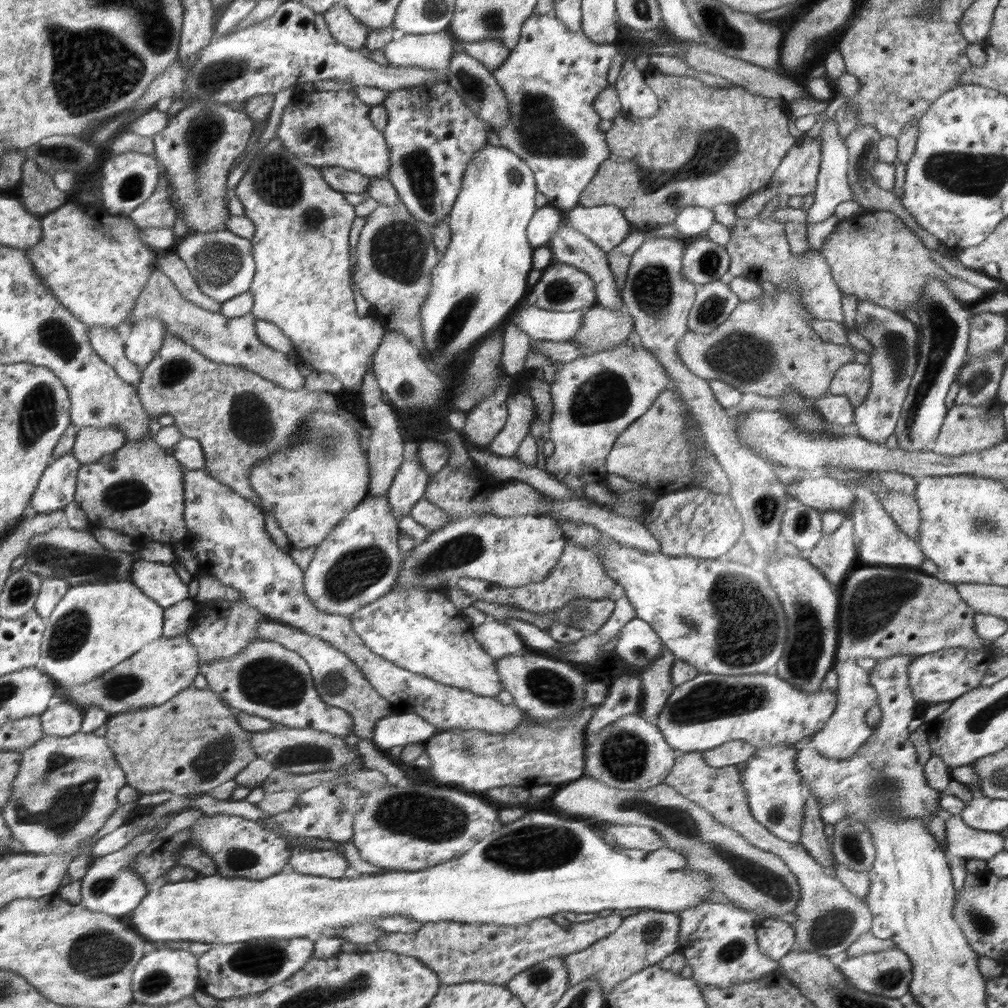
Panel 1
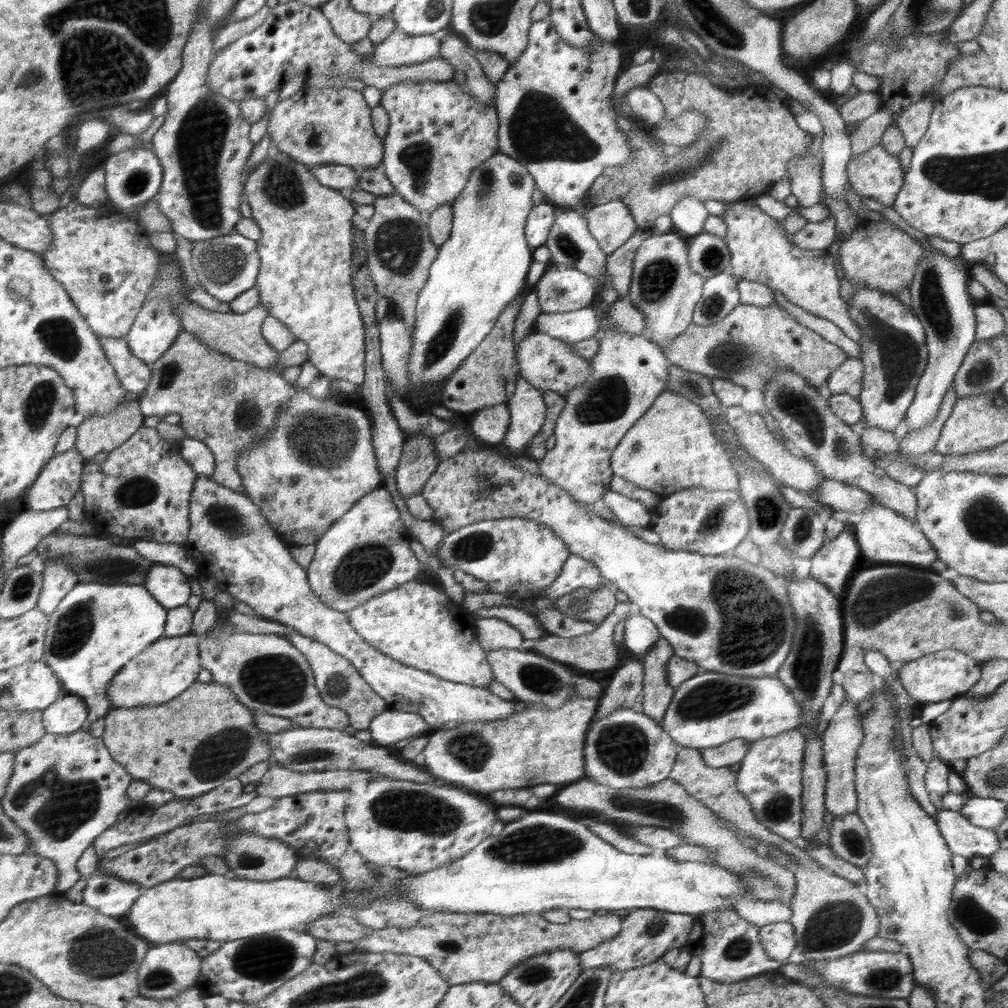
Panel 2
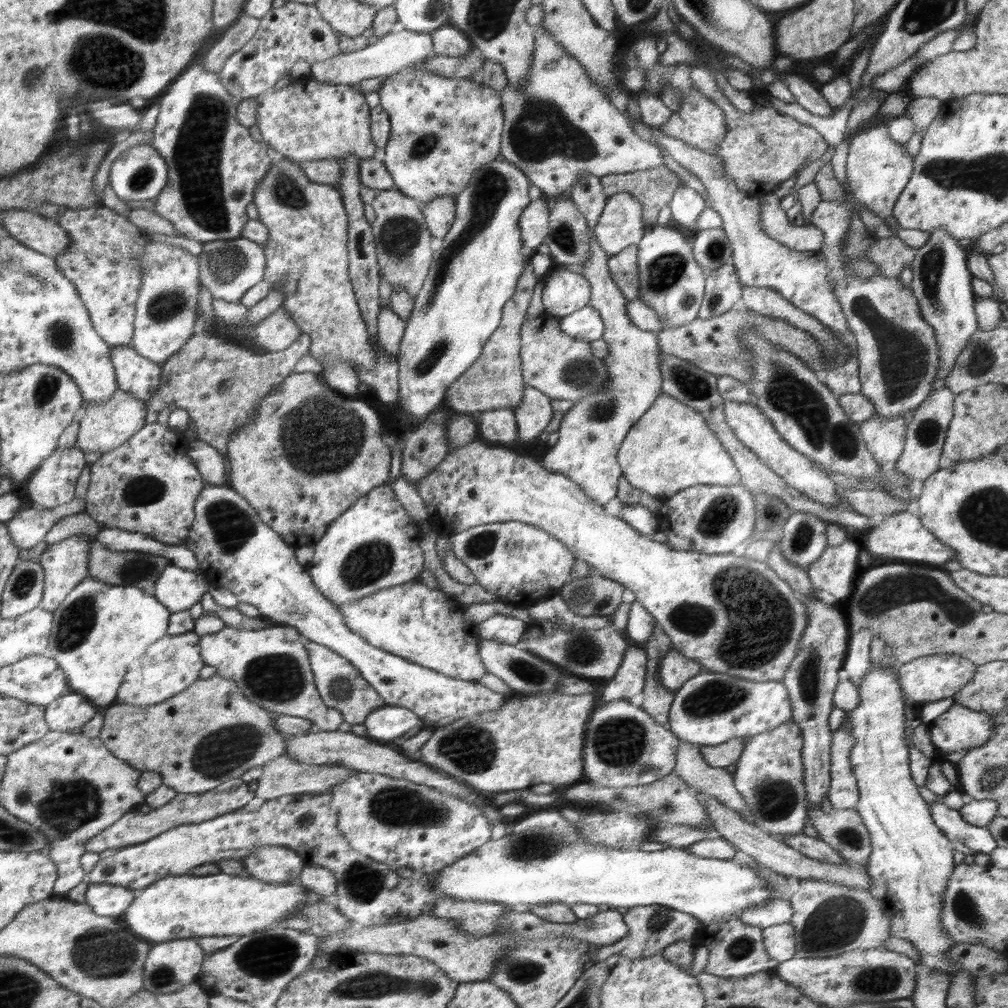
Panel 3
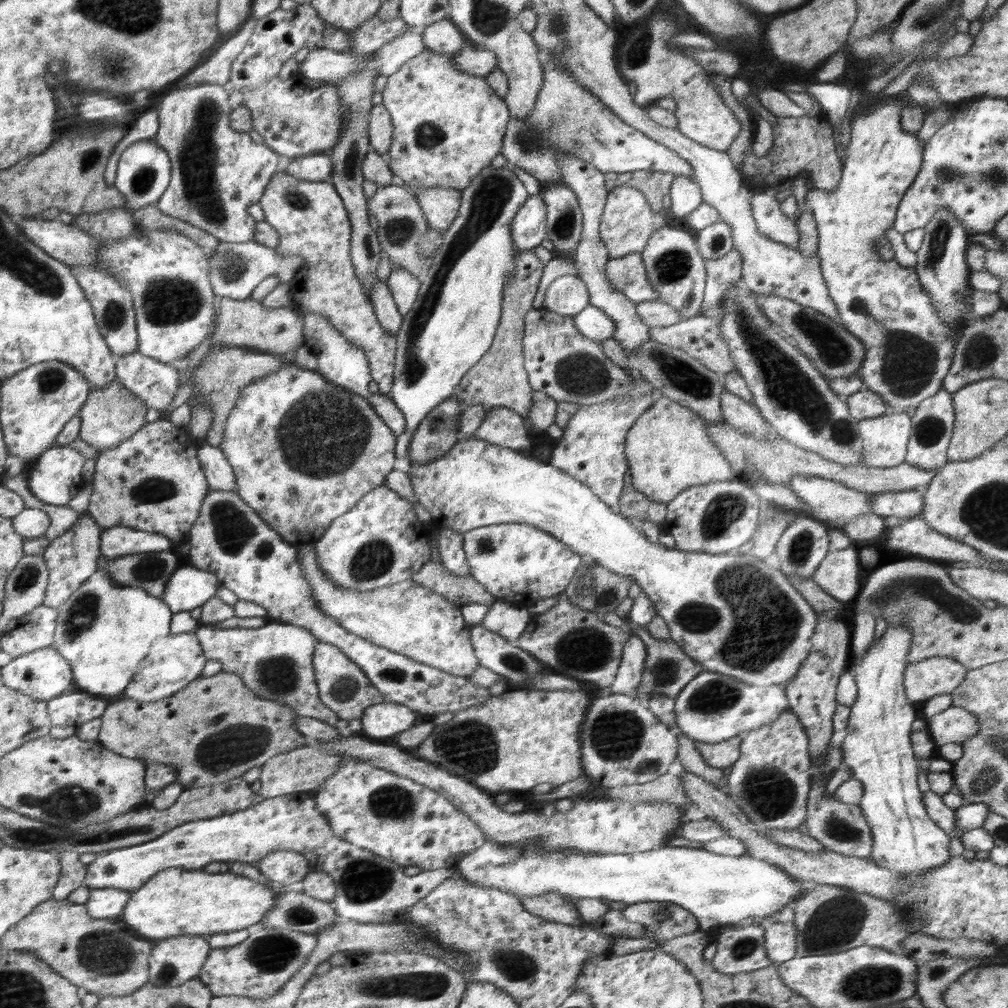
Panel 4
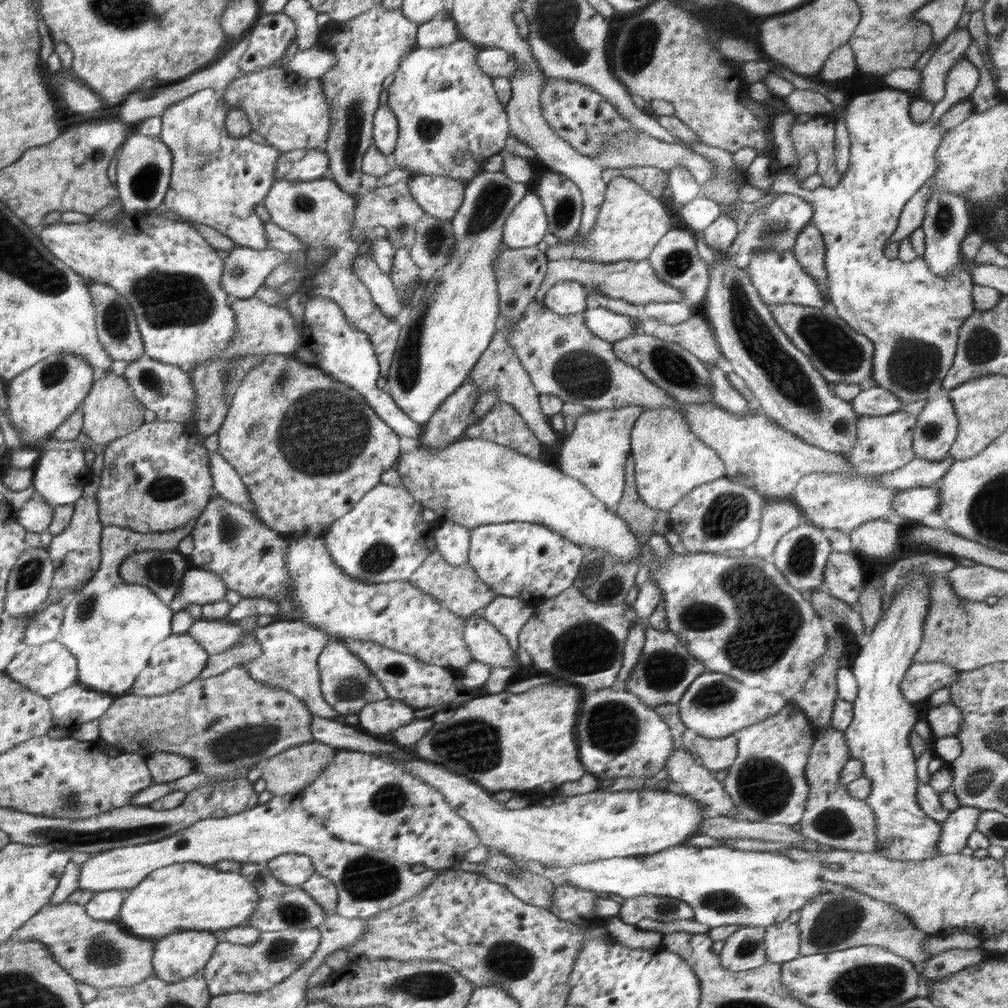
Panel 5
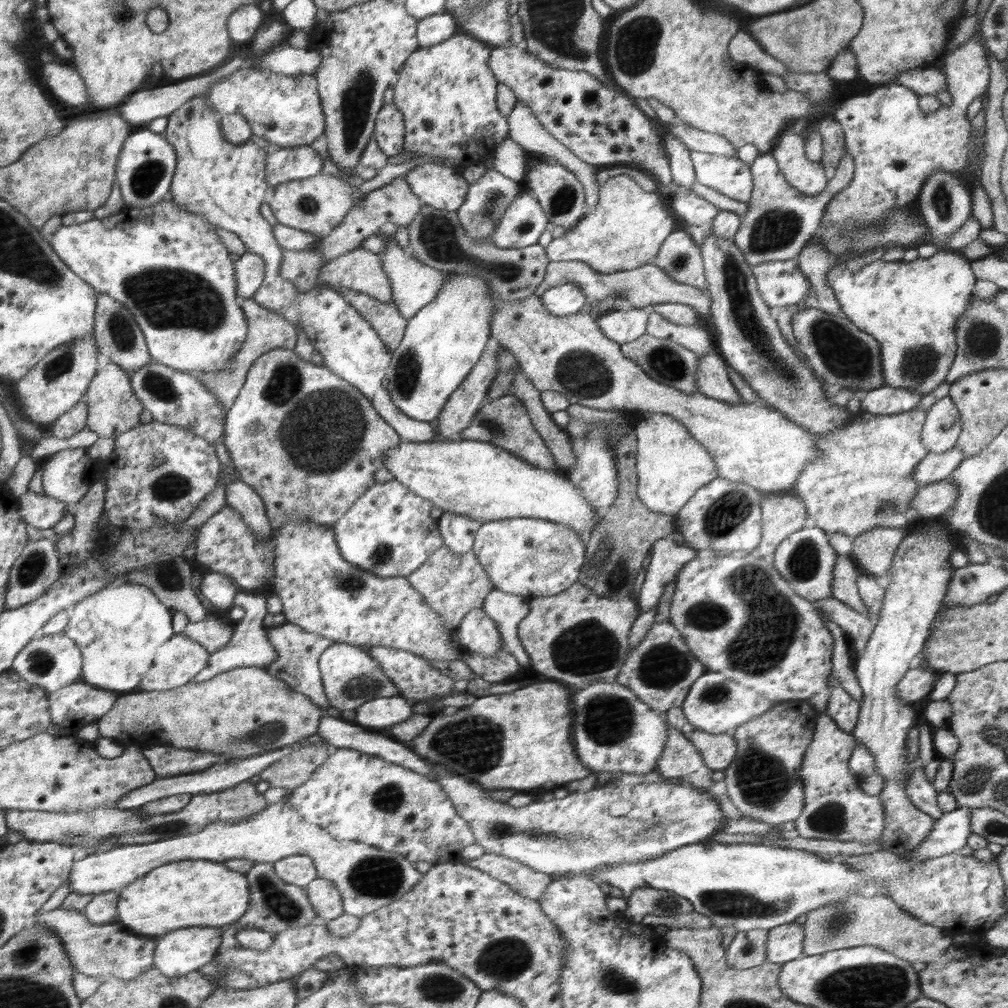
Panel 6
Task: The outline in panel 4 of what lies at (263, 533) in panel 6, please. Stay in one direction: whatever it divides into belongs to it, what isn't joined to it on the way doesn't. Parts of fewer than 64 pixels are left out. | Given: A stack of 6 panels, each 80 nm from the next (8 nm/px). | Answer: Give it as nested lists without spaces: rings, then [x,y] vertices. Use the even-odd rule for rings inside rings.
[[[202,442],[198,450],[210,490],[237,492],[236,477],[232,465],[220,447]]]

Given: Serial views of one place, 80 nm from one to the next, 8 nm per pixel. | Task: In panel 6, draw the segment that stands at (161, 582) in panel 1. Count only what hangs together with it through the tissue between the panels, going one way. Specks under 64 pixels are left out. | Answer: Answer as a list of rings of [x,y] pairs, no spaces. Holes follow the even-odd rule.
[[[204,571],[200,584],[200,594],[207,598],[213,605],[219,608],[231,608],[238,596],[240,588],[235,585],[227,574]]]

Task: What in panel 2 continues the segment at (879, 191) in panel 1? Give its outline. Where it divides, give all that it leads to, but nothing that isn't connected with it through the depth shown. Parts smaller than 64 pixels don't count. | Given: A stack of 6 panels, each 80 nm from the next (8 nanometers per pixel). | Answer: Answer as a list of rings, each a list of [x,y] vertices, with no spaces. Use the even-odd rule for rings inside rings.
[[[883,108],[864,119],[849,135],[851,154],[857,156],[881,142],[882,135],[890,126],[892,119],[891,112],[887,112]]]

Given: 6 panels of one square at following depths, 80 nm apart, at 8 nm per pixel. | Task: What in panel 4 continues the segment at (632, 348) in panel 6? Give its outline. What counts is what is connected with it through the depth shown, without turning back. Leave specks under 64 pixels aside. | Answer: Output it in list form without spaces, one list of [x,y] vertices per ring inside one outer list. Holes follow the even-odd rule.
[[[650,337],[647,342],[641,344],[637,352],[627,352],[613,338],[601,340],[599,343],[604,356],[608,357],[616,365],[629,369],[632,373],[641,375],[644,379],[648,379],[657,390],[658,395],[664,395],[675,400],[680,406],[693,410],[709,424],[723,422],[721,391],[723,390],[726,373],[709,370],[686,351],[666,346]]]

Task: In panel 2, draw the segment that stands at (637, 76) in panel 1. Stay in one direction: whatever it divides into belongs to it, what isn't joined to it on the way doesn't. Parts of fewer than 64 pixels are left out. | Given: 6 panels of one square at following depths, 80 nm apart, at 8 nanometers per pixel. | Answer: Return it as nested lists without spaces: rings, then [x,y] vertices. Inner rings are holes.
[[[647,85],[630,87],[624,95],[623,102],[646,124],[654,125],[662,120],[665,108],[661,100]]]

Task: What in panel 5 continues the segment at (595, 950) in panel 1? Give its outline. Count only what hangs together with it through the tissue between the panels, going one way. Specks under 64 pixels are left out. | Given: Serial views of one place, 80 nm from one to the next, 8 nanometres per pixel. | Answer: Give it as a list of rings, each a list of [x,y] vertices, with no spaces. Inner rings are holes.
[[[643,894],[643,896],[624,899],[617,916],[622,922],[635,924],[646,918],[658,922],[692,920],[694,913],[691,906],[679,898]]]

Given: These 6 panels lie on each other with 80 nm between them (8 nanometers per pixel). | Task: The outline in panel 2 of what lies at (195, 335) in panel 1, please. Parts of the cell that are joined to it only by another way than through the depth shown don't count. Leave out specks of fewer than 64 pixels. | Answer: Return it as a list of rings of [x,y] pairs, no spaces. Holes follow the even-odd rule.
[[[182,302],[175,312],[183,319],[184,332],[199,335],[207,346],[213,350],[223,351],[224,355],[232,357],[234,360],[246,361],[246,363],[256,364],[256,367],[270,370],[277,368],[281,370],[282,377],[292,384],[299,380],[299,375],[302,373],[303,365],[301,363],[282,364],[279,362],[280,352],[268,345],[264,337],[261,335],[261,324],[268,316],[267,308],[264,305],[258,304],[256,307],[247,310],[244,314],[221,313],[209,311],[207,308],[200,307],[198,304],[190,302]]]

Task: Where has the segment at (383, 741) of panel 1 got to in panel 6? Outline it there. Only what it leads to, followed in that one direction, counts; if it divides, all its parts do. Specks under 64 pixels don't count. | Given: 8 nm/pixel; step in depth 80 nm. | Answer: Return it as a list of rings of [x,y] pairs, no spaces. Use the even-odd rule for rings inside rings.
[[[394,695],[376,698],[358,707],[354,723],[366,730],[378,732],[407,721],[412,714],[412,703],[400,695]]]

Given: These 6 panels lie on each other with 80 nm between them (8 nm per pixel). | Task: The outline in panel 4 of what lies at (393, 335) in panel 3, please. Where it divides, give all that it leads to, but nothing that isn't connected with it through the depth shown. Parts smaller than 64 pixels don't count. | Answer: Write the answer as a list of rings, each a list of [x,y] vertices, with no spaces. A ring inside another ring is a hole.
[[[377,278],[372,282],[372,292],[370,292],[371,302],[375,306],[375,314],[378,317],[383,330],[389,330],[391,334],[398,334],[399,328],[403,324],[403,316],[396,309],[394,297],[388,289],[388,282],[382,282]]]

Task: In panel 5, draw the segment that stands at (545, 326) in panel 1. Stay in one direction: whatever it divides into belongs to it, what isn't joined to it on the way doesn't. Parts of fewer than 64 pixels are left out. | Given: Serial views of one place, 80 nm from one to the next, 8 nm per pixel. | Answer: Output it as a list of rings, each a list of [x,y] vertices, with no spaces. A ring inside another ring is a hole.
[[[588,306],[584,313],[584,324],[598,338],[617,341],[638,334],[638,326],[631,316],[622,316],[601,307]]]

